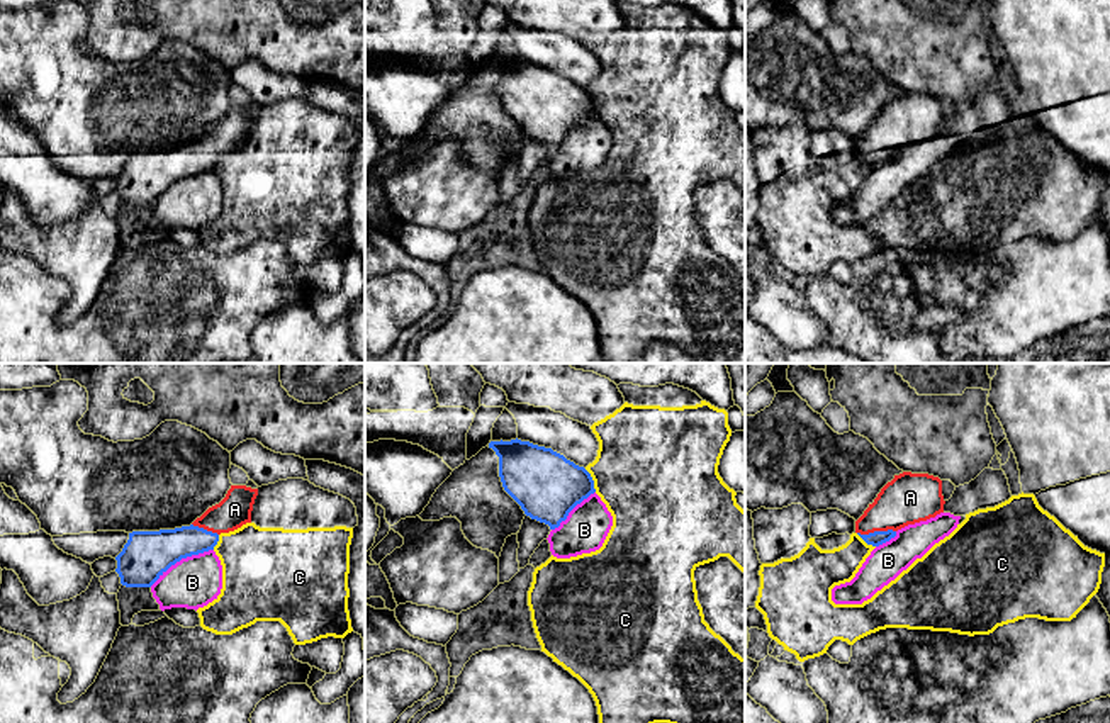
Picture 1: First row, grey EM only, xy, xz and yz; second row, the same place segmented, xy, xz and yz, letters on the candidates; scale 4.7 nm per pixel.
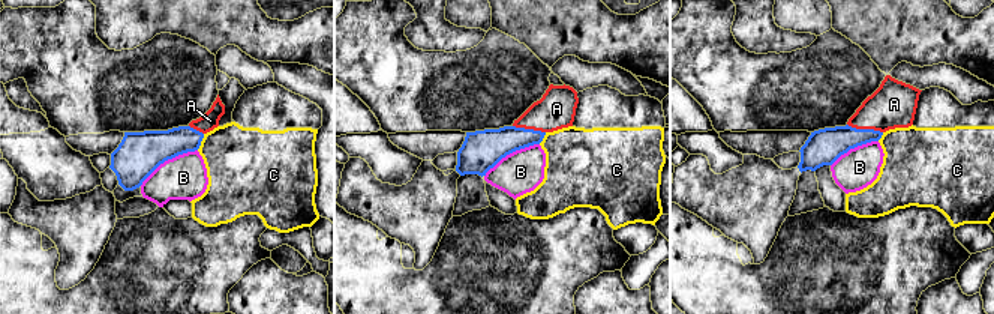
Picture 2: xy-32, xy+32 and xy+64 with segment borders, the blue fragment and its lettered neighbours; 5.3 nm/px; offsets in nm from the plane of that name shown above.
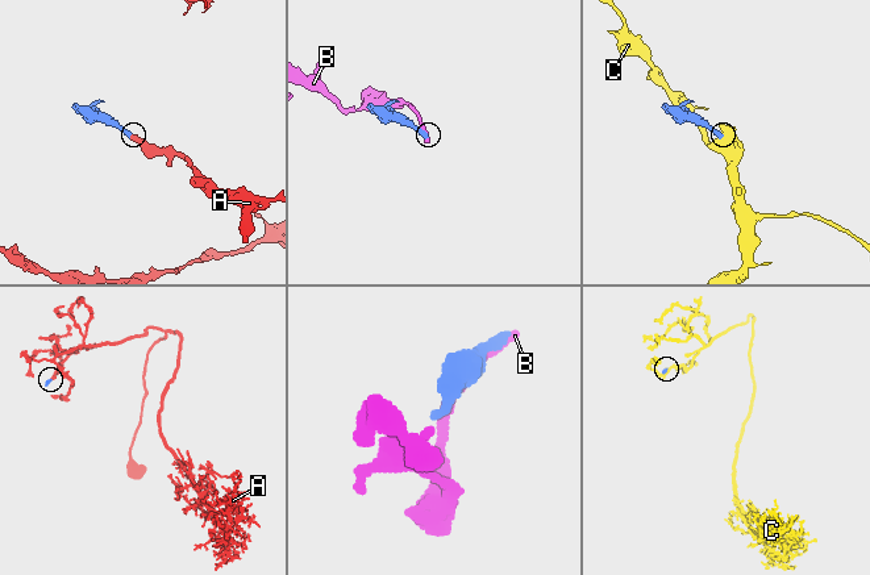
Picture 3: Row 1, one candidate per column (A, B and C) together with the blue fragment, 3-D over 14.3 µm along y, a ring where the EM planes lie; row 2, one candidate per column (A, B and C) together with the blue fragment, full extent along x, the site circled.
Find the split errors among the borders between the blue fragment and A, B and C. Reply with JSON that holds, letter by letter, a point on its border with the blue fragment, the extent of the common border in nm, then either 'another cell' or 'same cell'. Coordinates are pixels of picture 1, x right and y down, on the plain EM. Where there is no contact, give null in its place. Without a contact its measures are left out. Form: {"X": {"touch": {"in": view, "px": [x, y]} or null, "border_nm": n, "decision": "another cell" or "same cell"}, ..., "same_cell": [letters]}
{"A": {"touch": {"in": "yz", "px": [876, 151]}, "border_nm": 180, "decision": "same cell"}, "B": {"touch": {"in": "xy", "px": [180, 179]}, "border_nm": 360, "decision": "another cell"}, "C": {"touch": {"in": "xz", "px": [593, 100]}, "border_nm": 130, "decision": "another cell"}, "same_cell": ["A"]}

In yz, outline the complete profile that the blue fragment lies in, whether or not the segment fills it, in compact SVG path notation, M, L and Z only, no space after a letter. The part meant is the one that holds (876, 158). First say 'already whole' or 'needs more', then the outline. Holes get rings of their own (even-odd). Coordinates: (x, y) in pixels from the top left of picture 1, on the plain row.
needs more; M903 92L888 102L855 141L855 153L872 166L896 151L944 132L942 100L928 93Z

